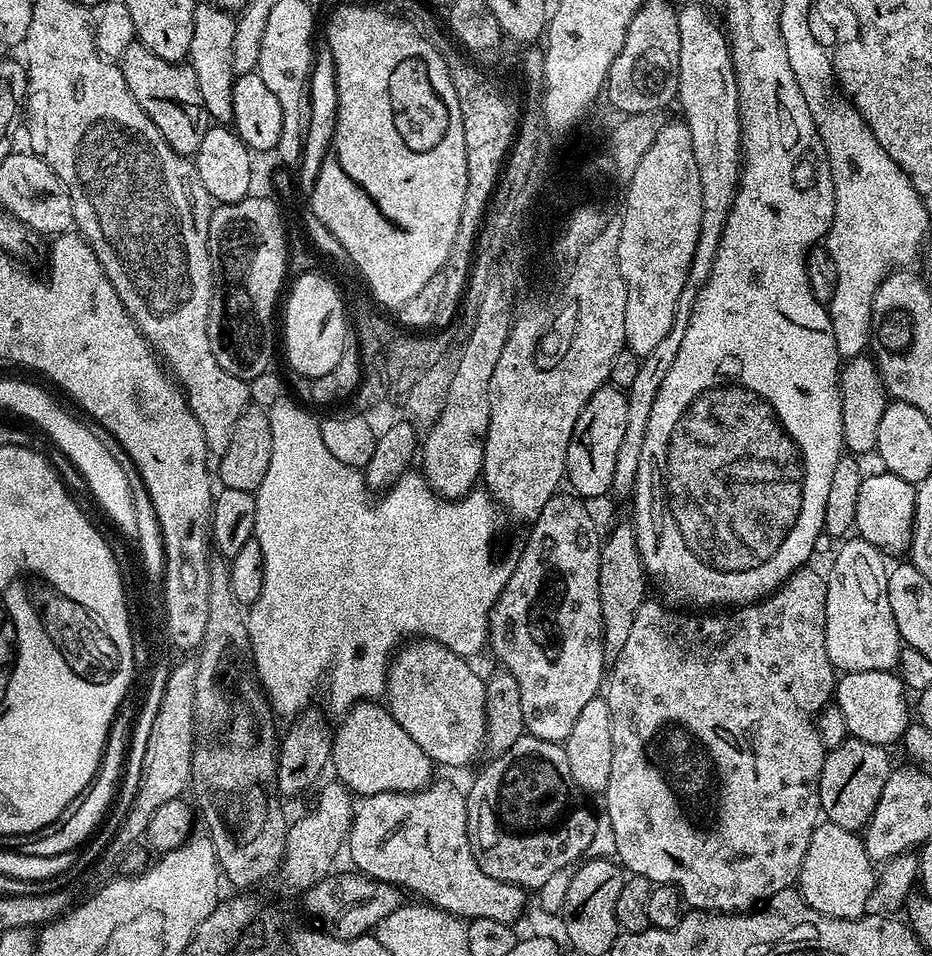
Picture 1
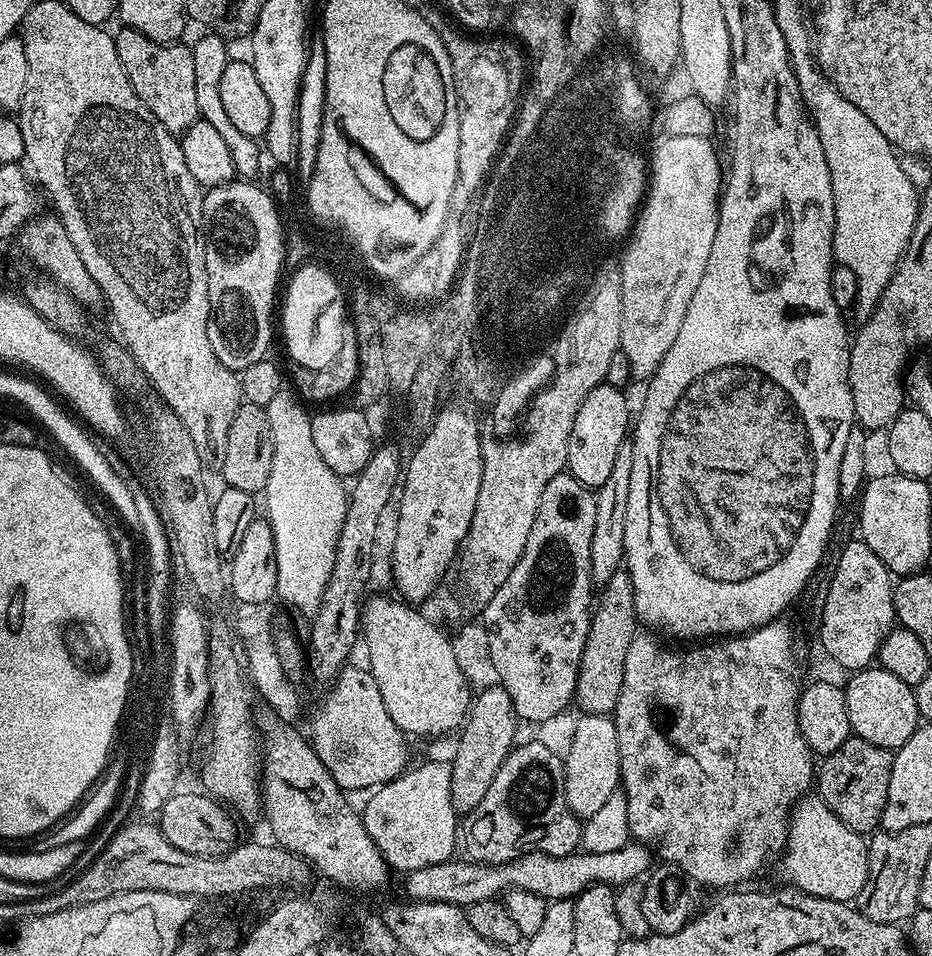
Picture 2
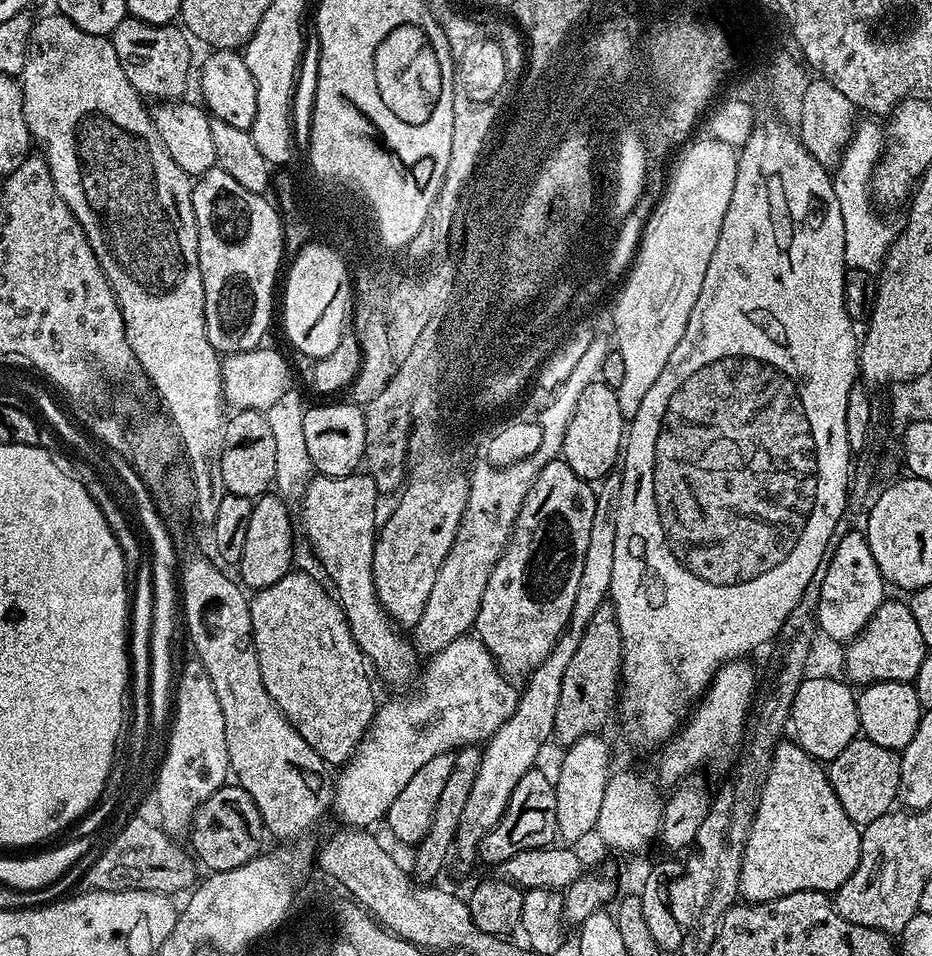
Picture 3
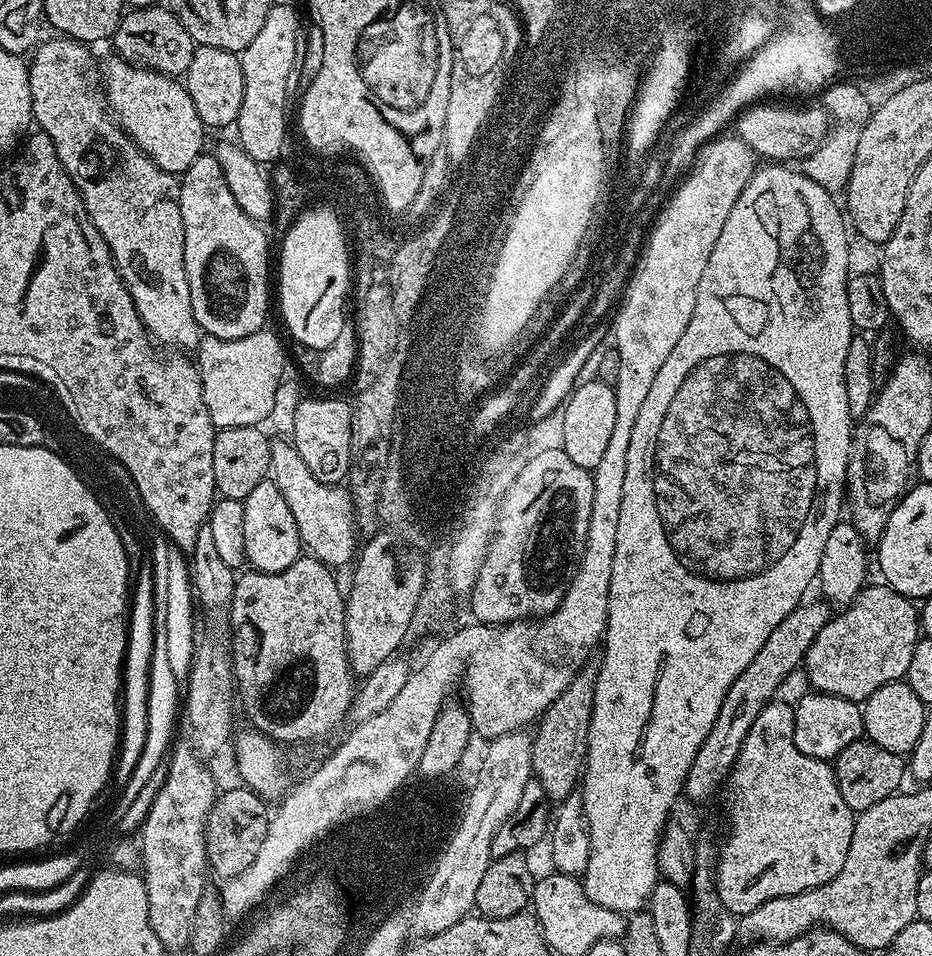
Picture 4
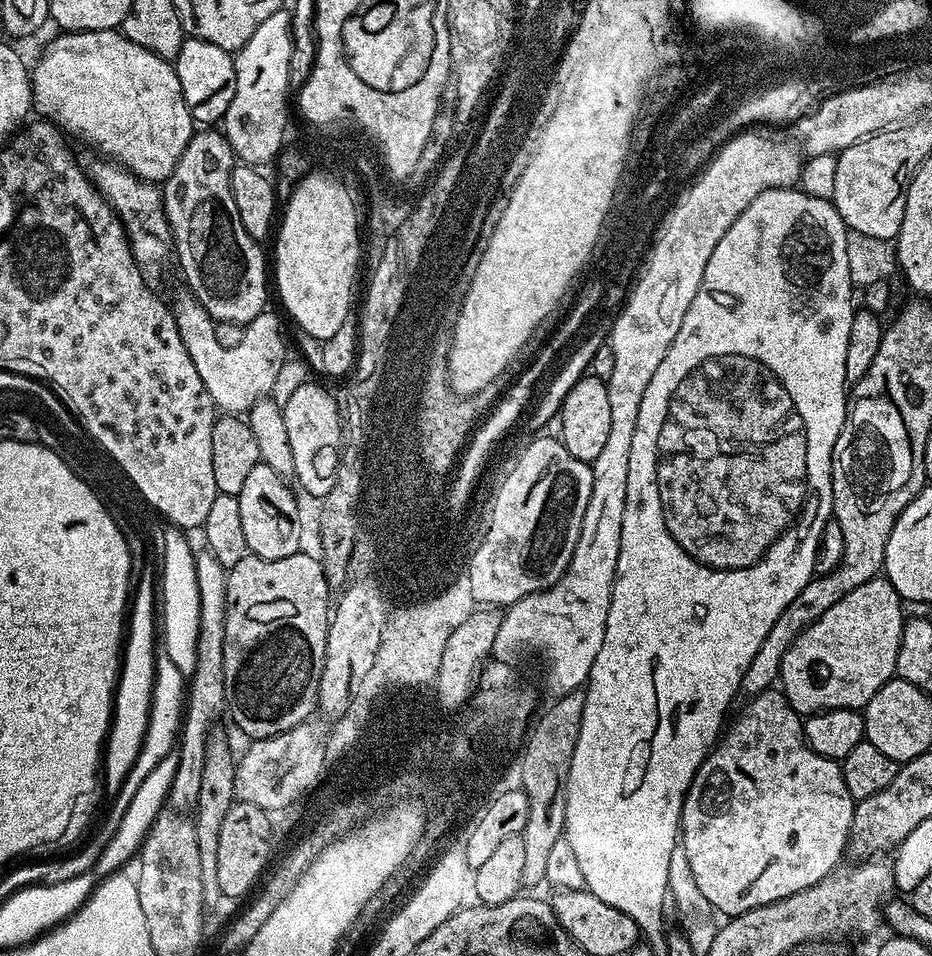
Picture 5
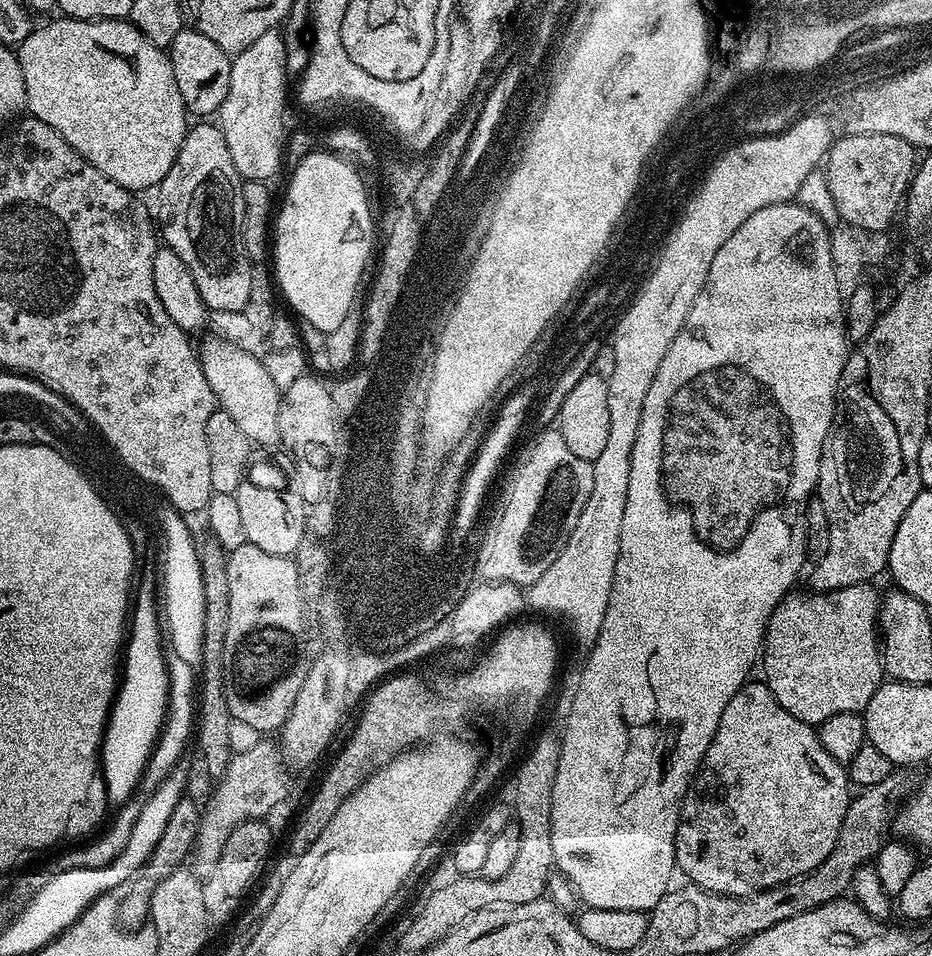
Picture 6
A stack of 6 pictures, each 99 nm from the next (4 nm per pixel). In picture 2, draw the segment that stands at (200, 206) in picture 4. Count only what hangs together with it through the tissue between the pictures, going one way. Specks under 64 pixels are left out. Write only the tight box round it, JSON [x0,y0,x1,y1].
[204,178,286,374]

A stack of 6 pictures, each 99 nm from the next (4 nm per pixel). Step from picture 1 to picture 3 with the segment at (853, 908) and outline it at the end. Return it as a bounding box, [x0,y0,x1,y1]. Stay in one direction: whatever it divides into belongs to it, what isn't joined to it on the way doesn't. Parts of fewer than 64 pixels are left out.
[739,742,861,904]

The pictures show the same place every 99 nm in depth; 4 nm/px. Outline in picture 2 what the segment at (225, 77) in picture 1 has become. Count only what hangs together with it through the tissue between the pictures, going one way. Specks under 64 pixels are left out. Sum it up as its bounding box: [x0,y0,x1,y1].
[191,34,262,178]

